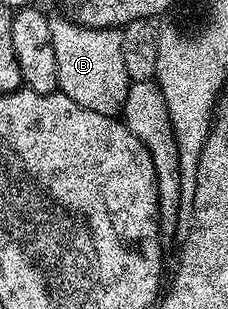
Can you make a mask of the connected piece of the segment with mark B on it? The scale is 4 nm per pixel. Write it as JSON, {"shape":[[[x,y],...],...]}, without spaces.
{"shape":[[[68,17],[50,18],[51,25],[51,45],[55,45],[55,66],[59,69],[59,81],[57,86],[60,94],[71,97],[83,109],[98,111],[104,115],[115,112],[122,106],[127,97],[131,84],[127,77],[127,69],[123,69],[123,37],[116,27],[104,27],[95,29],[94,27],[84,27],[78,23],[73,23]]]}

